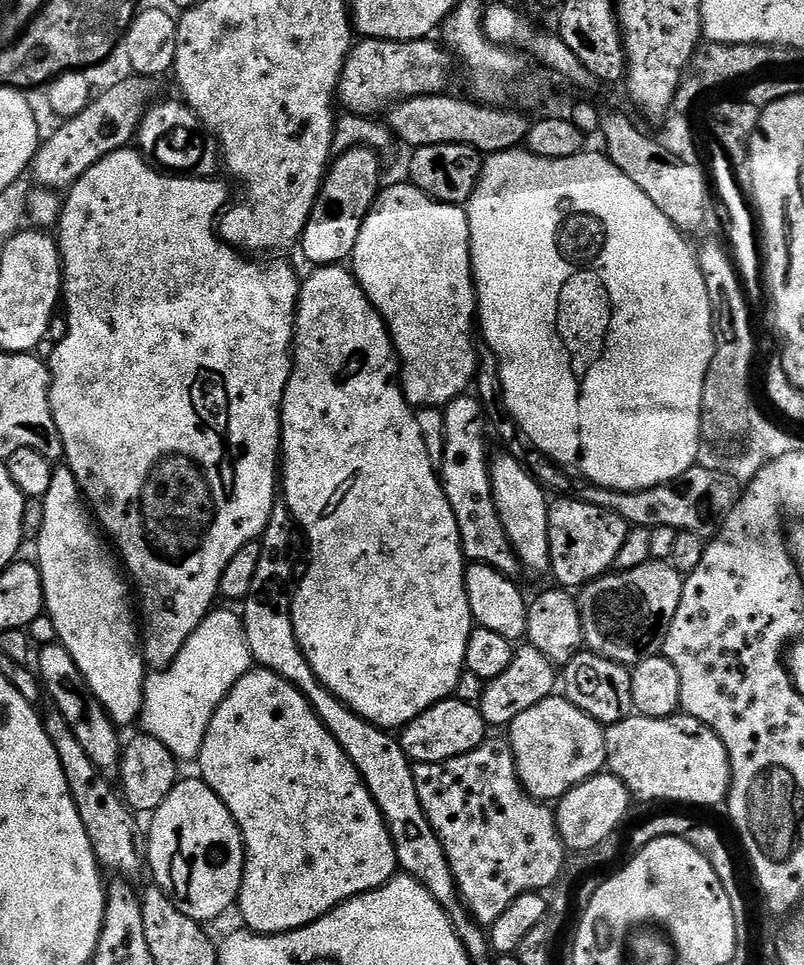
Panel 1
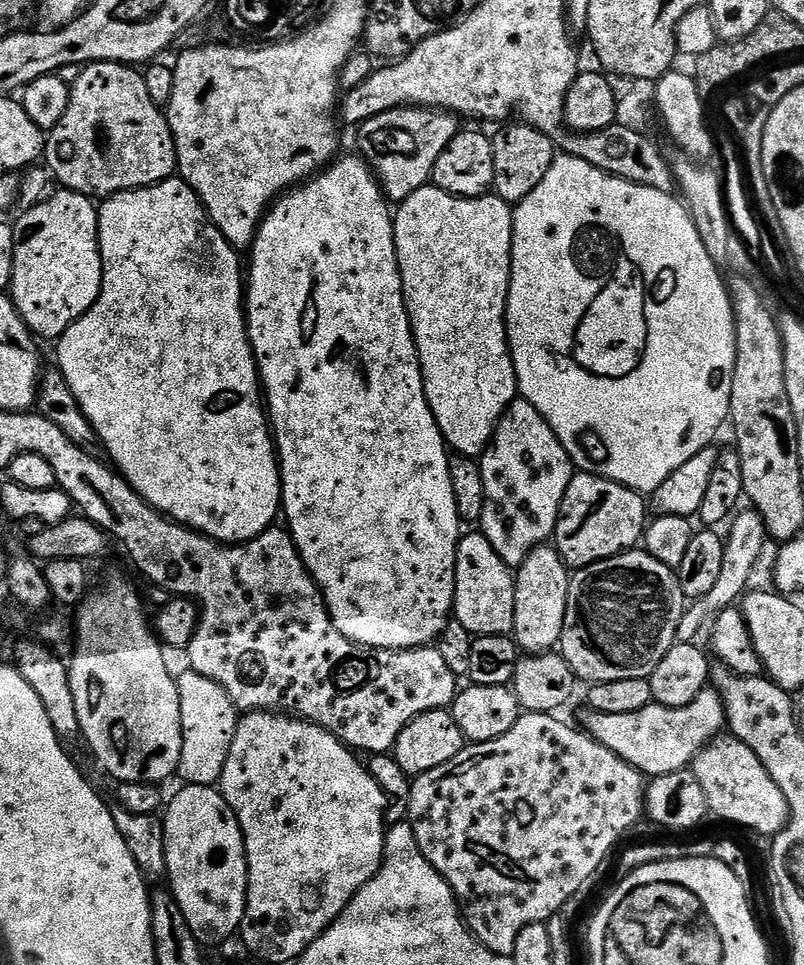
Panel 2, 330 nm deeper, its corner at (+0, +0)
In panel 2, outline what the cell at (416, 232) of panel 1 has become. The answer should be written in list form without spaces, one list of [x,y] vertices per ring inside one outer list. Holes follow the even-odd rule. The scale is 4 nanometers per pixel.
[[[425,186],[414,190],[410,198],[399,201],[392,217],[394,226],[394,246],[398,254],[398,270],[402,274],[402,290],[404,301],[408,307],[408,317],[412,323],[412,336],[416,339],[416,352],[420,355],[420,369],[424,379],[424,393],[428,399],[430,410],[434,414],[434,422],[438,422],[438,430],[444,435],[444,443],[457,456],[479,458],[488,449],[494,430],[502,418],[502,414],[512,401],[517,399],[516,371],[512,361],[512,351],[508,349],[508,295],[510,294],[510,274],[512,273],[512,214],[513,205],[508,204],[501,196],[485,194],[467,200],[461,196],[451,196],[435,186]]]

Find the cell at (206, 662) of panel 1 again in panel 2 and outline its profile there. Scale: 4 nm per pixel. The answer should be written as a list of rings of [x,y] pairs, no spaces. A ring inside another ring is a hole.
[[[184,670],[184,673],[179,673],[178,694],[180,695],[180,709],[182,710],[182,758],[178,769],[179,779],[184,779],[185,785],[219,785],[220,775],[226,766],[226,758],[230,754],[230,742],[234,742],[238,710],[233,706],[232,699],[228,697],[226,690],[222,690],[222,686],[218,686],[210,678],[191,670]]]

